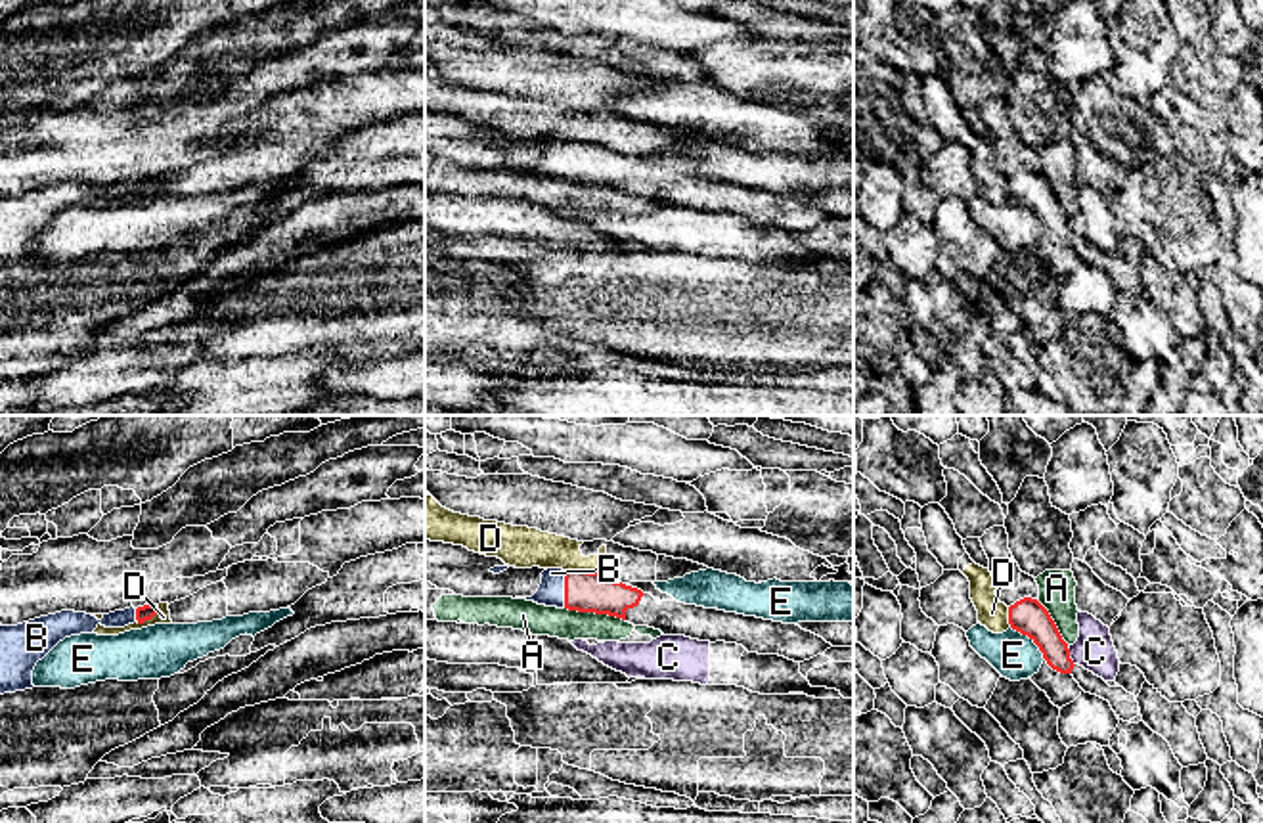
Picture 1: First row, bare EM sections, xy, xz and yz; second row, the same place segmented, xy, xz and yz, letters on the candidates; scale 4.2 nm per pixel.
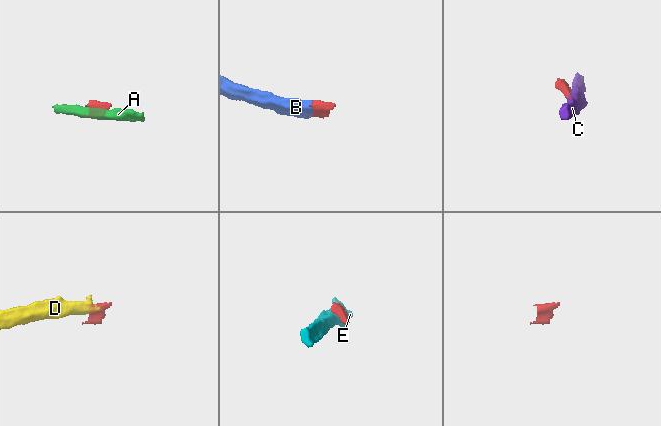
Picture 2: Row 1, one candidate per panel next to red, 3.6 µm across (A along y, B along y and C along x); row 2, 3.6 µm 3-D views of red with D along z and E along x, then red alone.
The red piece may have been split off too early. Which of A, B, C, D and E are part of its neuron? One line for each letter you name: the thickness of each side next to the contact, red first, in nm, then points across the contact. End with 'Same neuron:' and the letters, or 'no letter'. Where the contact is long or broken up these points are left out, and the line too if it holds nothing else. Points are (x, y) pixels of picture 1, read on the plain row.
B: calibres 180 and 110 nm
Same neuron: B

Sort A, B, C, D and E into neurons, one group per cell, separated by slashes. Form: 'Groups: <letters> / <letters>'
Groups: A / B / C / D / E

